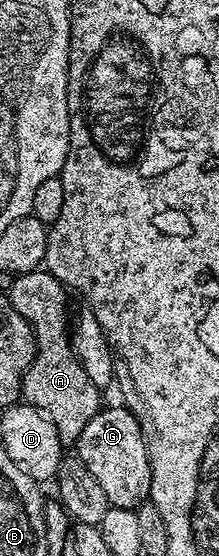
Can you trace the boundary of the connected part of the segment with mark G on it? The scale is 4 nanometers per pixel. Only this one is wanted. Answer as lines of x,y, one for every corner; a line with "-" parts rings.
105,405
82,428
74,447
75,453
90,468
94,480
102,484
106,491
109,507
117,506
127,510
136,510
145,505
152,497
152,456
150,445
144,439
144,430
140,422
124,406

